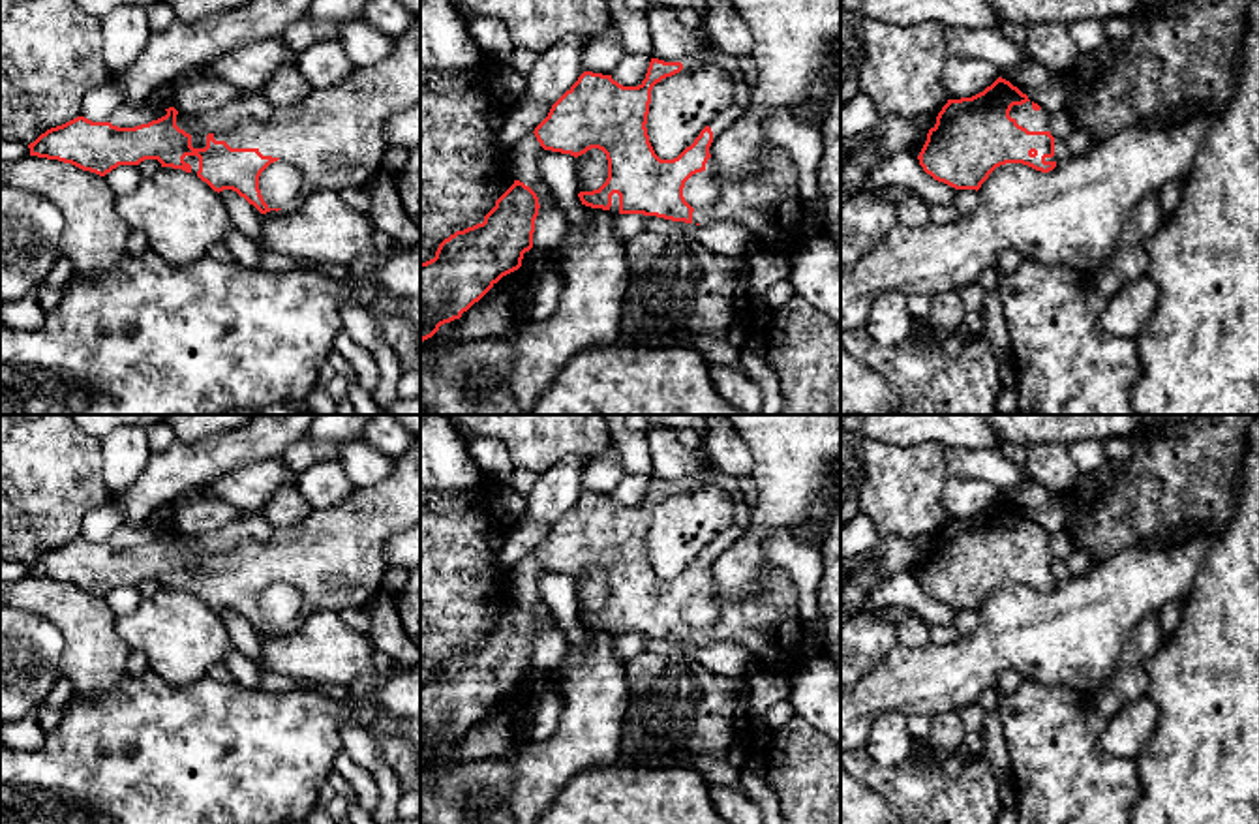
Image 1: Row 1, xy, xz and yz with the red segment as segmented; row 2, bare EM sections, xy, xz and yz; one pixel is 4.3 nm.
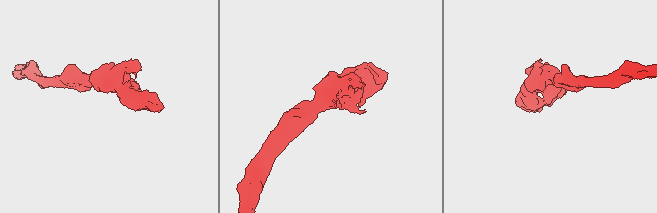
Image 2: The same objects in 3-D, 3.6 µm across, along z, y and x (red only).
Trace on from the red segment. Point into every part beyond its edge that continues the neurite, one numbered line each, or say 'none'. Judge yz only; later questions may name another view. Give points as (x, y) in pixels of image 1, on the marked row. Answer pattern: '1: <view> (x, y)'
1: yz (1034, 121)

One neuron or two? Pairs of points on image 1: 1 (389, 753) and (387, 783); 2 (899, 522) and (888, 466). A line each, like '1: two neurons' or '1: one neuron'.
1: two neurons
2: one neuron

